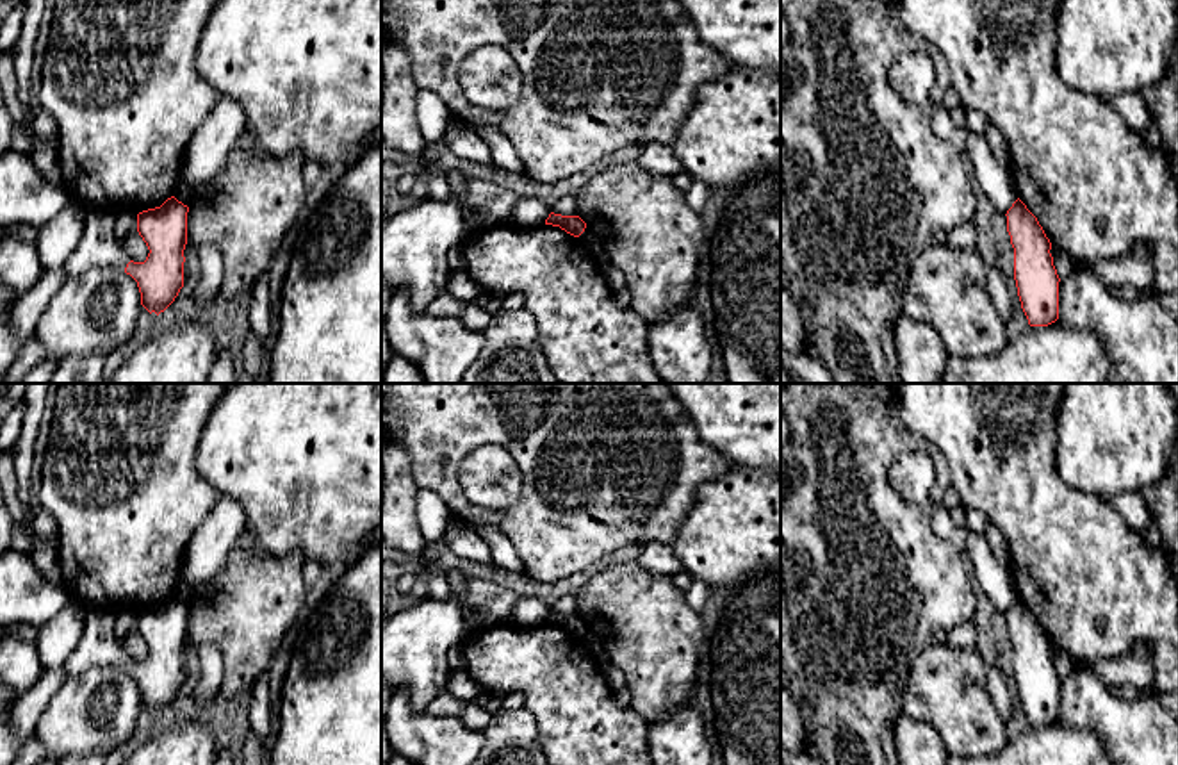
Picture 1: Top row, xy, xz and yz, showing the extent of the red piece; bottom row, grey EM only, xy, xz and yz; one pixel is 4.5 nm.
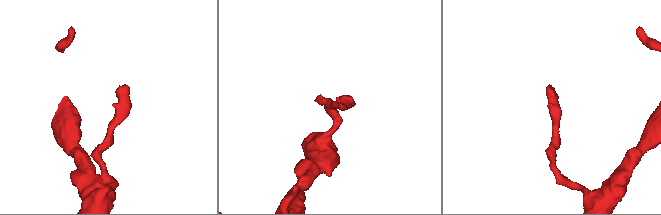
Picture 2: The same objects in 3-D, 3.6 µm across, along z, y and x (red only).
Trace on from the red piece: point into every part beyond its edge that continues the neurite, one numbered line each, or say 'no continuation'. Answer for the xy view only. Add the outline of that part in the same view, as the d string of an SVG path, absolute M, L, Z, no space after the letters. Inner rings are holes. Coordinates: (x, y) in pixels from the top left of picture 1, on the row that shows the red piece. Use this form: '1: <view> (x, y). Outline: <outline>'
no continuation

